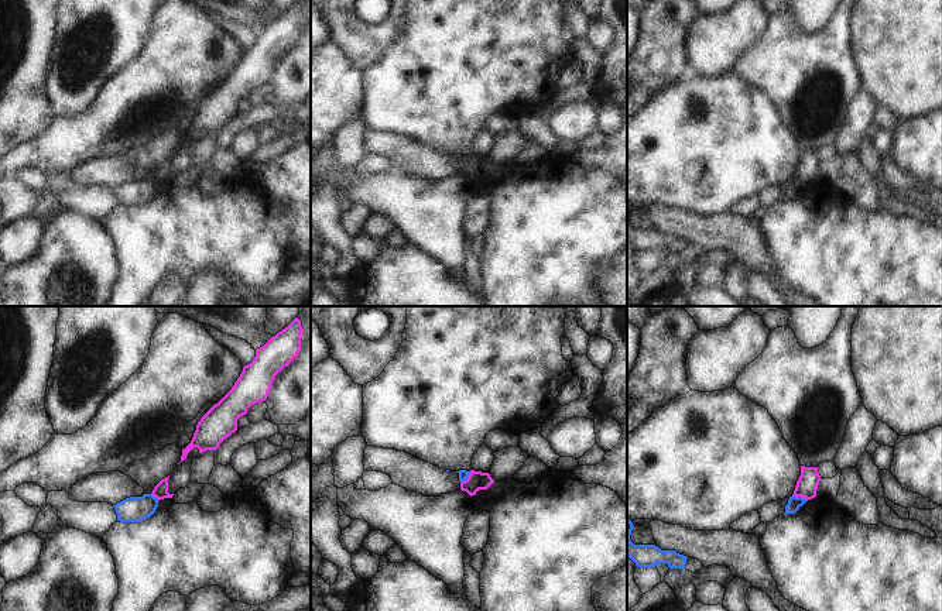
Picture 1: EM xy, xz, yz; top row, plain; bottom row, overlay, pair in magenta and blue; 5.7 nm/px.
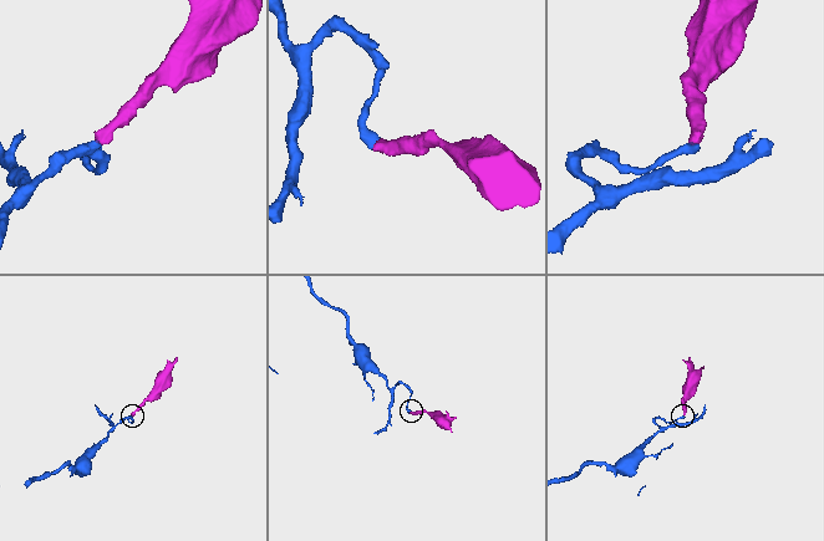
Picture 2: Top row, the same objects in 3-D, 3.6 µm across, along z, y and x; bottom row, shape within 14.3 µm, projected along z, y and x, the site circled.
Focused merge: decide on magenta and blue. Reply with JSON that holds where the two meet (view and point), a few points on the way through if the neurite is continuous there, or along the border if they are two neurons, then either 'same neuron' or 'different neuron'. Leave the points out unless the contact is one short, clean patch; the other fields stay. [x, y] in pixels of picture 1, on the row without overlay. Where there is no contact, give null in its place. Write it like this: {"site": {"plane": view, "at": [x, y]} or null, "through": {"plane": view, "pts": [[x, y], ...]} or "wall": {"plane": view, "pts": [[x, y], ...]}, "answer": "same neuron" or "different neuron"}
{"site": {"plane": "yz", "at": [800, 179]}, "wall": {"plane": "yz", "pts": [[793, 178], [807, 184]]}, "answer": "different neuron"}

